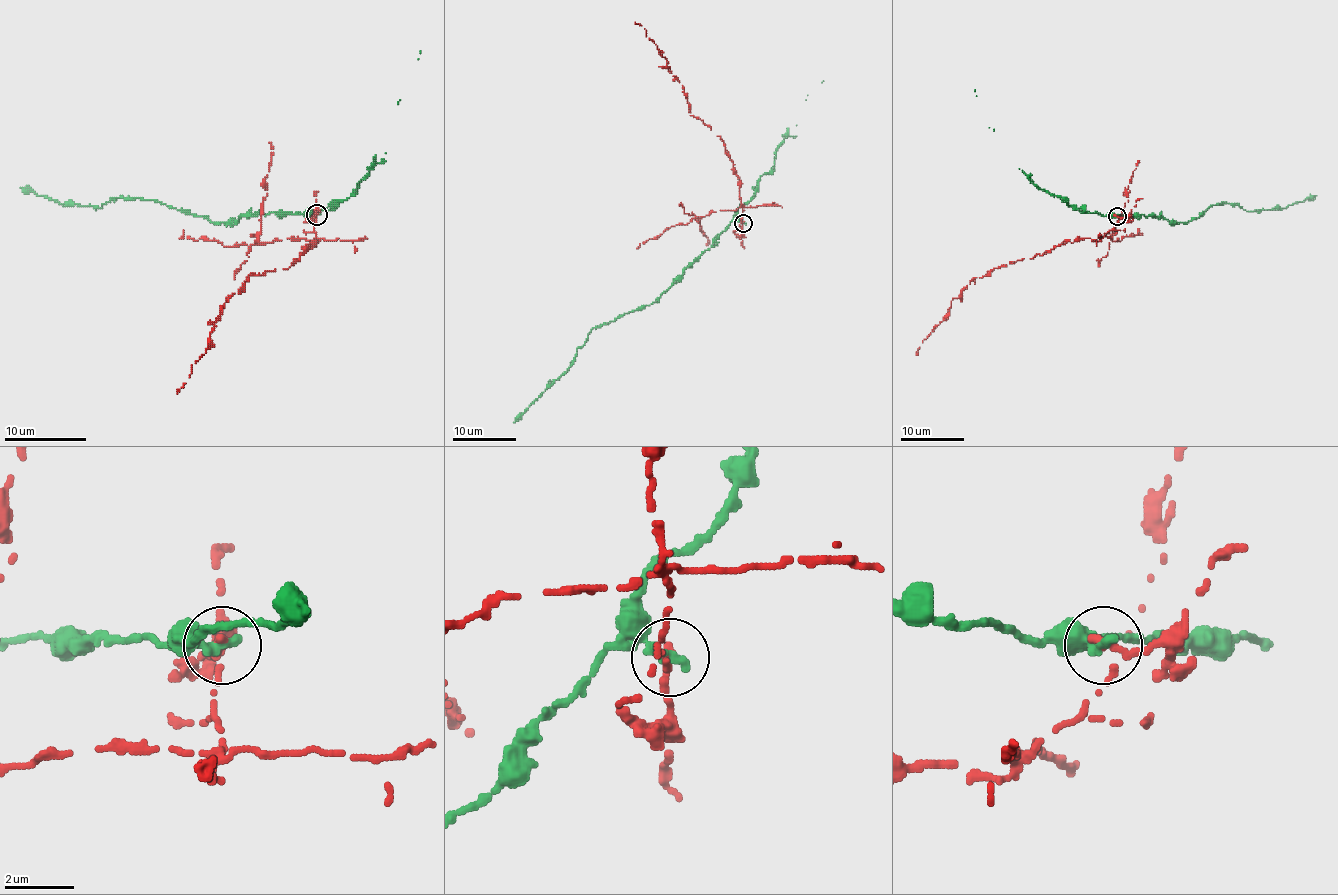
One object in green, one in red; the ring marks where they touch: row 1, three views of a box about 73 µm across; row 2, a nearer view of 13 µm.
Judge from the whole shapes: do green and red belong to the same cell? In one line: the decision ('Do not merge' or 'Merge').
Do not merge

